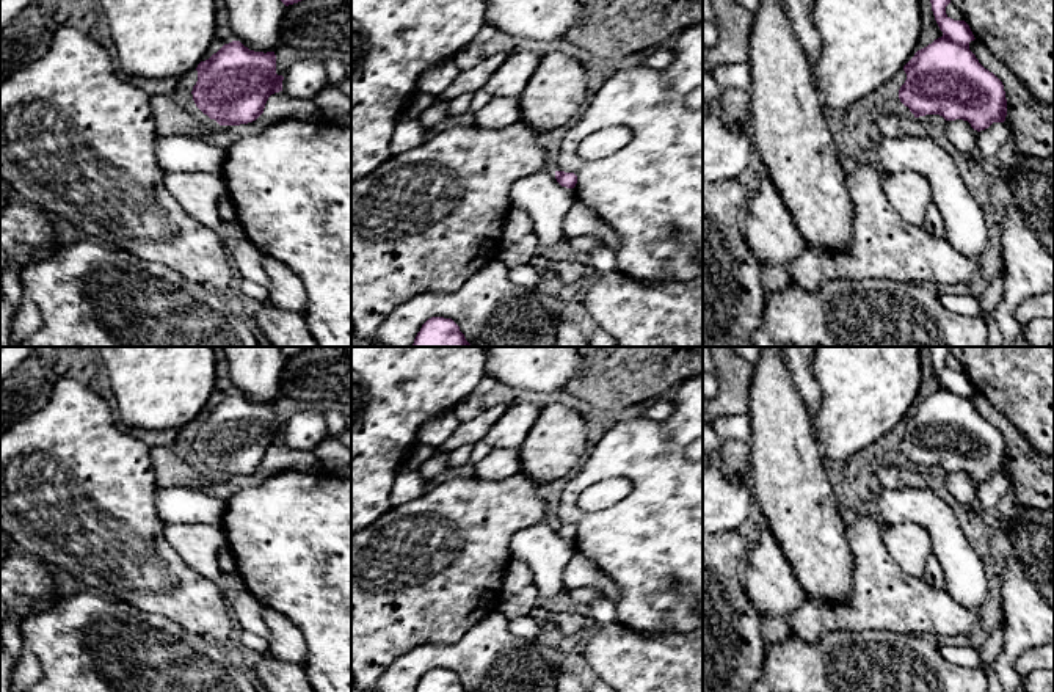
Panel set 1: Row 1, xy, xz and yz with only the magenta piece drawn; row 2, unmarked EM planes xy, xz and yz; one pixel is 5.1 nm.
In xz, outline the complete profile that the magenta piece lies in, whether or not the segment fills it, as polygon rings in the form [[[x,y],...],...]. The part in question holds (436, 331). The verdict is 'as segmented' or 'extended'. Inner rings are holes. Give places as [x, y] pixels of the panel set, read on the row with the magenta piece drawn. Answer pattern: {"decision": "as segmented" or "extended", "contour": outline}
{"decision": "as segmented", "contour": [[[431,317],[417,333],[413,347],[471,347],[452,319]]]}

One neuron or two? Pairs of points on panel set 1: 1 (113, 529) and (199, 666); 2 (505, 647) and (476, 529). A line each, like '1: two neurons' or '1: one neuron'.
1: two neurons
2: two neurons

